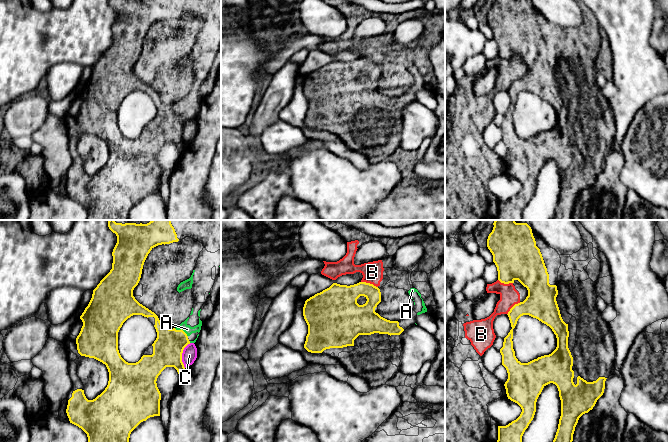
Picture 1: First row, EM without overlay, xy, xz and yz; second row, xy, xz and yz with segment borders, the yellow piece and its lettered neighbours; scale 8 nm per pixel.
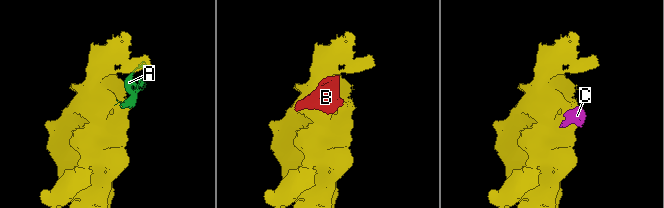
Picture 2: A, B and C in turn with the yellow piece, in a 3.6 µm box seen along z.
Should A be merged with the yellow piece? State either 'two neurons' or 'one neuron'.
one neuron

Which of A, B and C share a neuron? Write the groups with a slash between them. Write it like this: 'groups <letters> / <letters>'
groups A / B C

